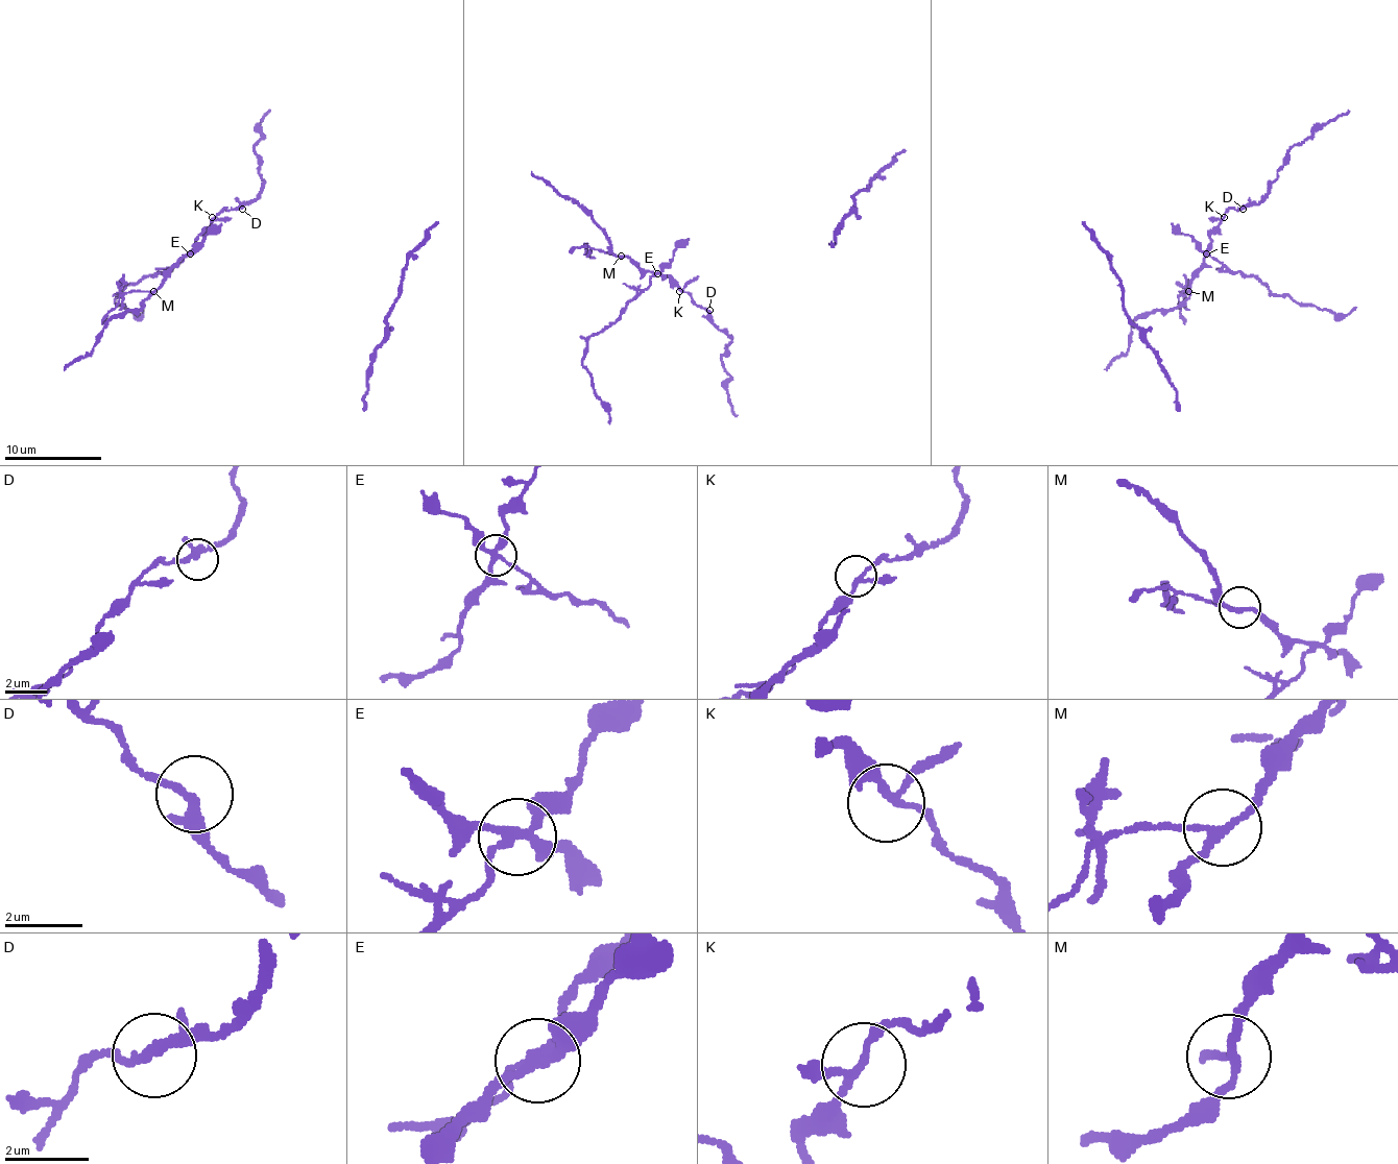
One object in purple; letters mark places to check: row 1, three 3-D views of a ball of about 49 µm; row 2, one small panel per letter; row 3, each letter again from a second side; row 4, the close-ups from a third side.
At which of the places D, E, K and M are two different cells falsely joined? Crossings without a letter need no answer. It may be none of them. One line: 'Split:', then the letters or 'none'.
Split: E, M

